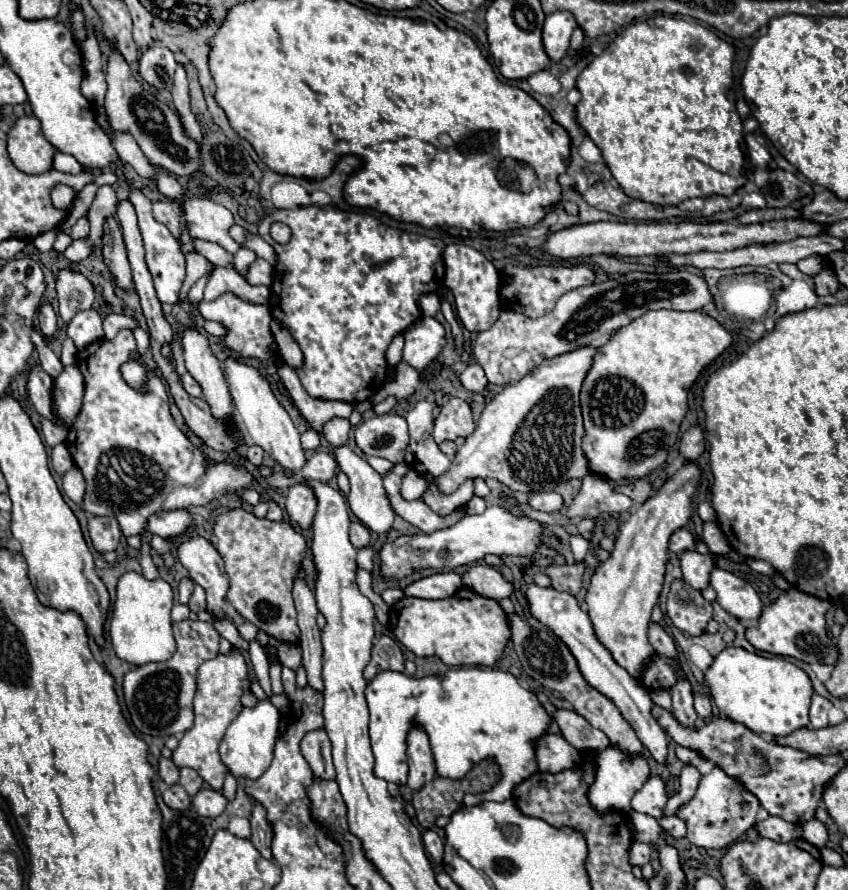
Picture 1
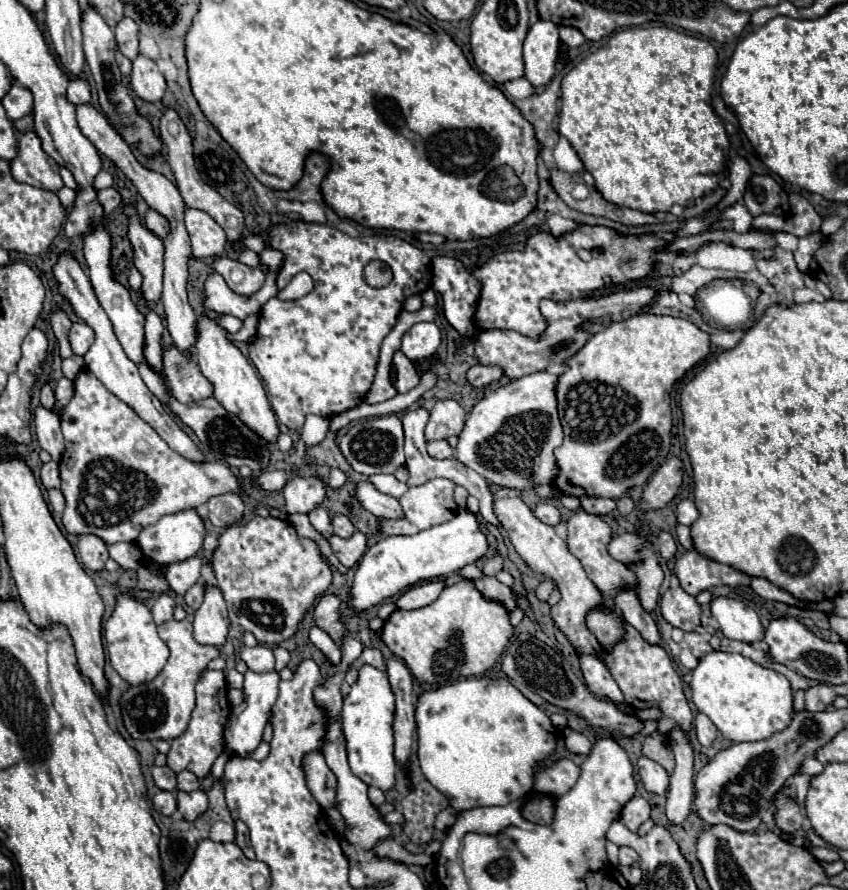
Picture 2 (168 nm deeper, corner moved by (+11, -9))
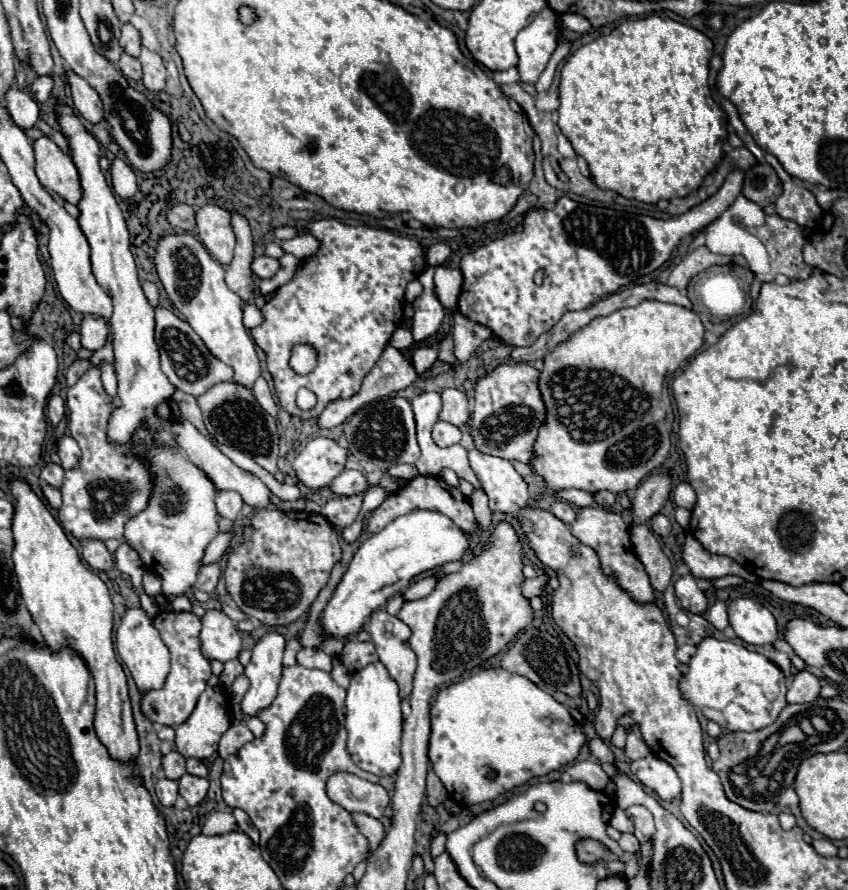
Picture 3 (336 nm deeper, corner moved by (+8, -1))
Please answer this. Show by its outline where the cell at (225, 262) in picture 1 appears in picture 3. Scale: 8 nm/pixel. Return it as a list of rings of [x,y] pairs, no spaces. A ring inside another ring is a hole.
[[[256,256],[256,258],[252,260],[252,274],[258,276],[260,280],[264,280],[264,278],[272,278],[272,276],[276,274],[278,266],[280,266],[280,264],[278,264],[278,260],[274,262],[274,258]]]

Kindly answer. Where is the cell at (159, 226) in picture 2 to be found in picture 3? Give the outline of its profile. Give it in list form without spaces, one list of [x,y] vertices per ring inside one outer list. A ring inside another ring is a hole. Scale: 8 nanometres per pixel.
[[[178,204],[178,206],[172,206],[168,212],[166,212],[166,220],[170,222],[172,228],[178,228],[178,230],[186,230],[186,232],[196,232],[196,220],[194,220],[194,210],[186,204]]]

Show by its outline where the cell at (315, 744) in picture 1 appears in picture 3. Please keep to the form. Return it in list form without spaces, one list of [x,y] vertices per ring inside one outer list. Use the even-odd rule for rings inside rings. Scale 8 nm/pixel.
[[[334,772],[326,782],[328,798],[348,812],[364,812],[374,818],[382,818],[390,804],[388,792],[380,784],[372,784],[348,772]]]

